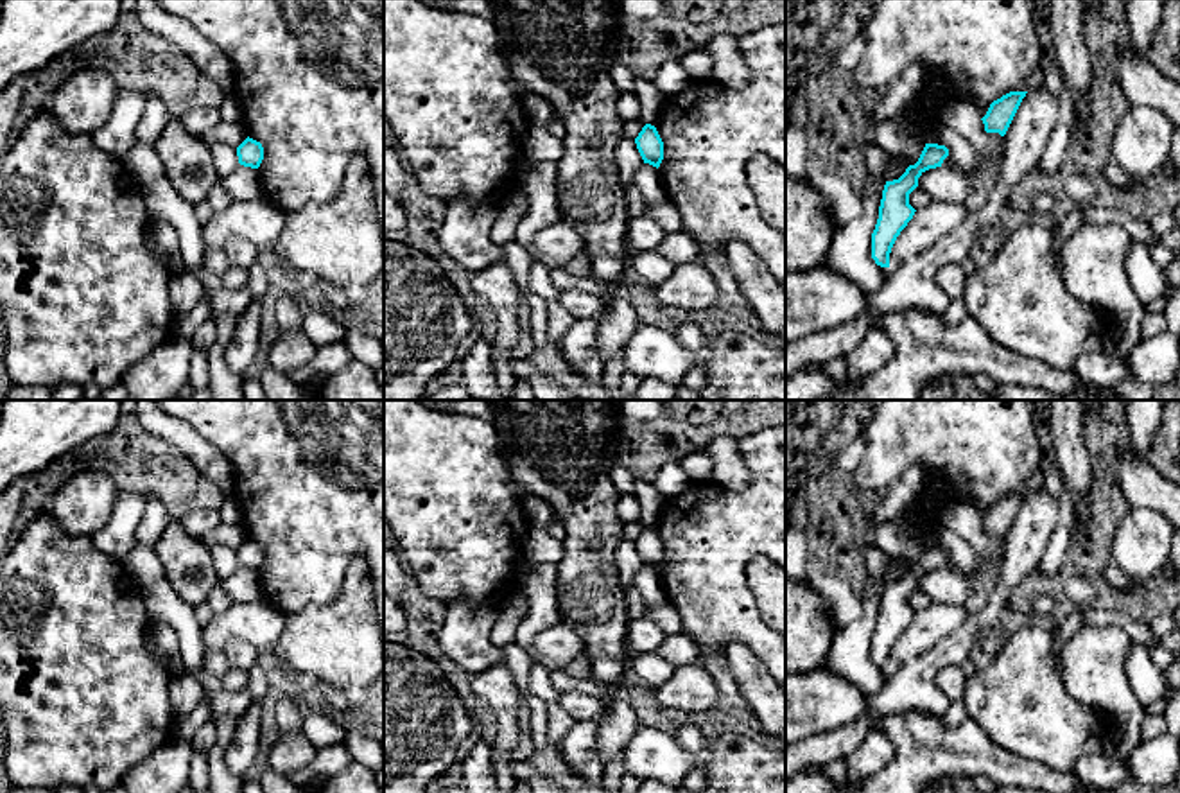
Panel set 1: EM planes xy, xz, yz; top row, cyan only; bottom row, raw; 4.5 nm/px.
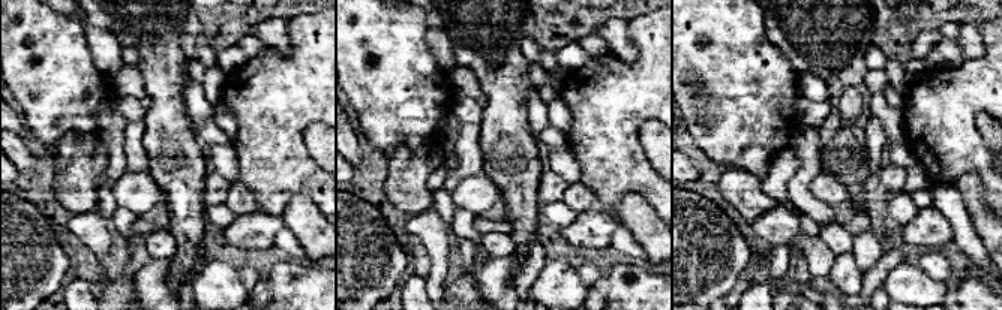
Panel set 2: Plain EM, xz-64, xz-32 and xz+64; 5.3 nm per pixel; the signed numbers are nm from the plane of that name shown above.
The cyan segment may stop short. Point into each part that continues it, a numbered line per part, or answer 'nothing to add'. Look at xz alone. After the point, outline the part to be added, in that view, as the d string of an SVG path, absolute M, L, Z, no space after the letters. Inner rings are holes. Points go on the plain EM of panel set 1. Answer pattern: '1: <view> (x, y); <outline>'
nothing to add

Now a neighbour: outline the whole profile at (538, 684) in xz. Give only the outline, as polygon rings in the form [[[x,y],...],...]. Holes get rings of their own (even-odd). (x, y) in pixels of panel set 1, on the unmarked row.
[[[536,664],[531,667],[527,675],[525,691],[536,698],[542,698],[543,702],[556,703],[560,698],[560,693],[551,684],[551,669],[547,666]]]

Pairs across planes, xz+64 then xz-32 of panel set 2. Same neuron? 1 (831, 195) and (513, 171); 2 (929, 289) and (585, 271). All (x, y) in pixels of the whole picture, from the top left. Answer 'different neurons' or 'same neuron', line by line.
1: different neurons
2: different neurons

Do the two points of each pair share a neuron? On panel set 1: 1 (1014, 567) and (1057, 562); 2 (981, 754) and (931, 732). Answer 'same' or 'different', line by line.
1: different
2: same

